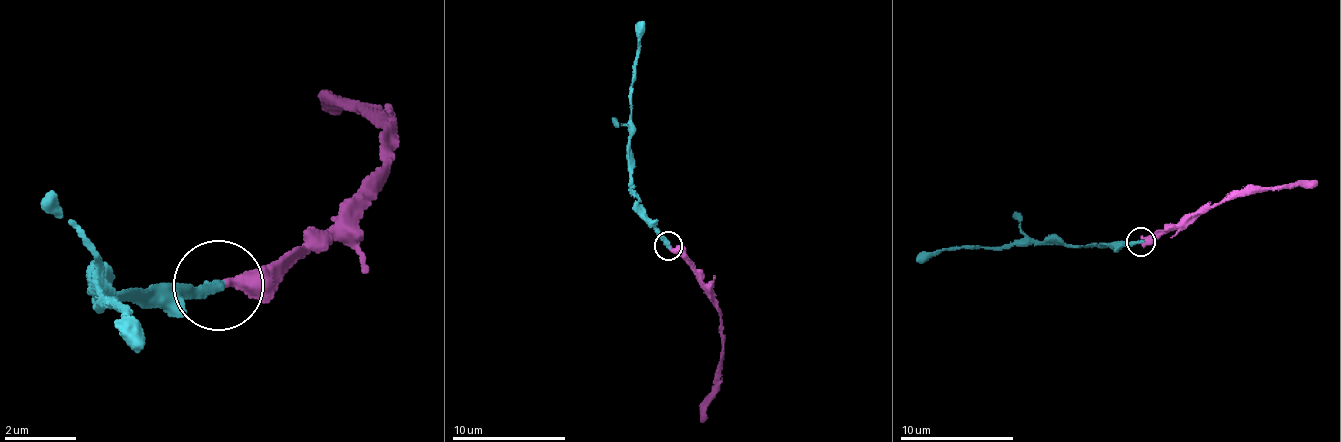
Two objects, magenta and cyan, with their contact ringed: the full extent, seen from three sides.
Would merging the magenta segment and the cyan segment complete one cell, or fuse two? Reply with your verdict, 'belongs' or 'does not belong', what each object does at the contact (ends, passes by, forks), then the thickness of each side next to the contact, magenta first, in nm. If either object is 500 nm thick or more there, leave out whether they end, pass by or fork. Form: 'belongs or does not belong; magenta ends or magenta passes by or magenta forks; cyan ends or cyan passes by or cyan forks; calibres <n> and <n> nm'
belongs; magenta ends; cyan ends; calibres 340 and 280 nm

